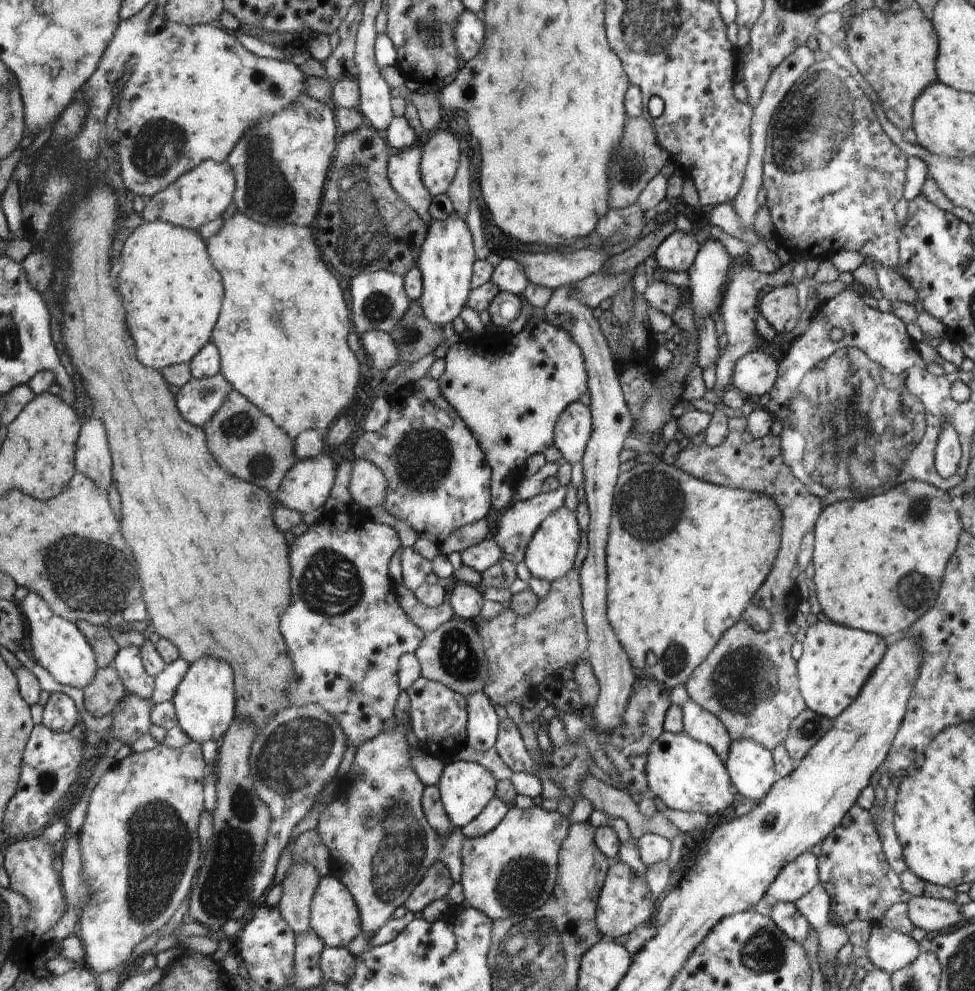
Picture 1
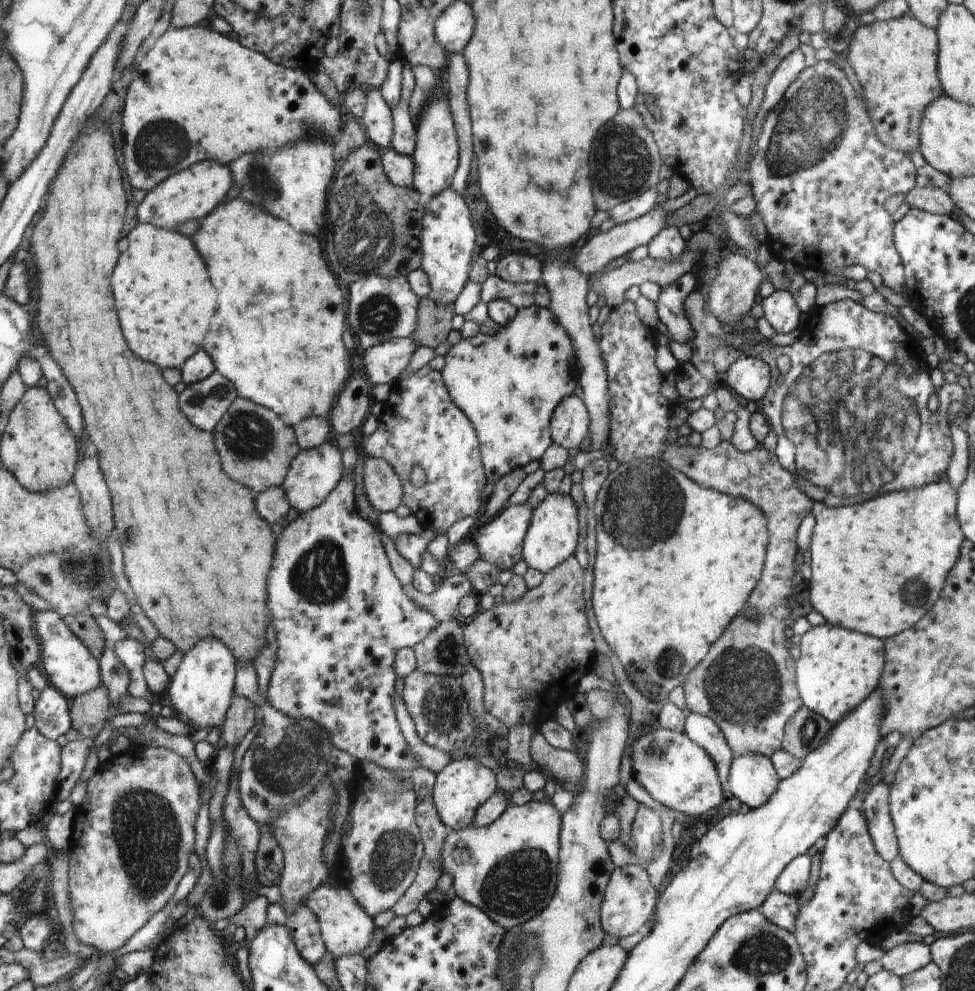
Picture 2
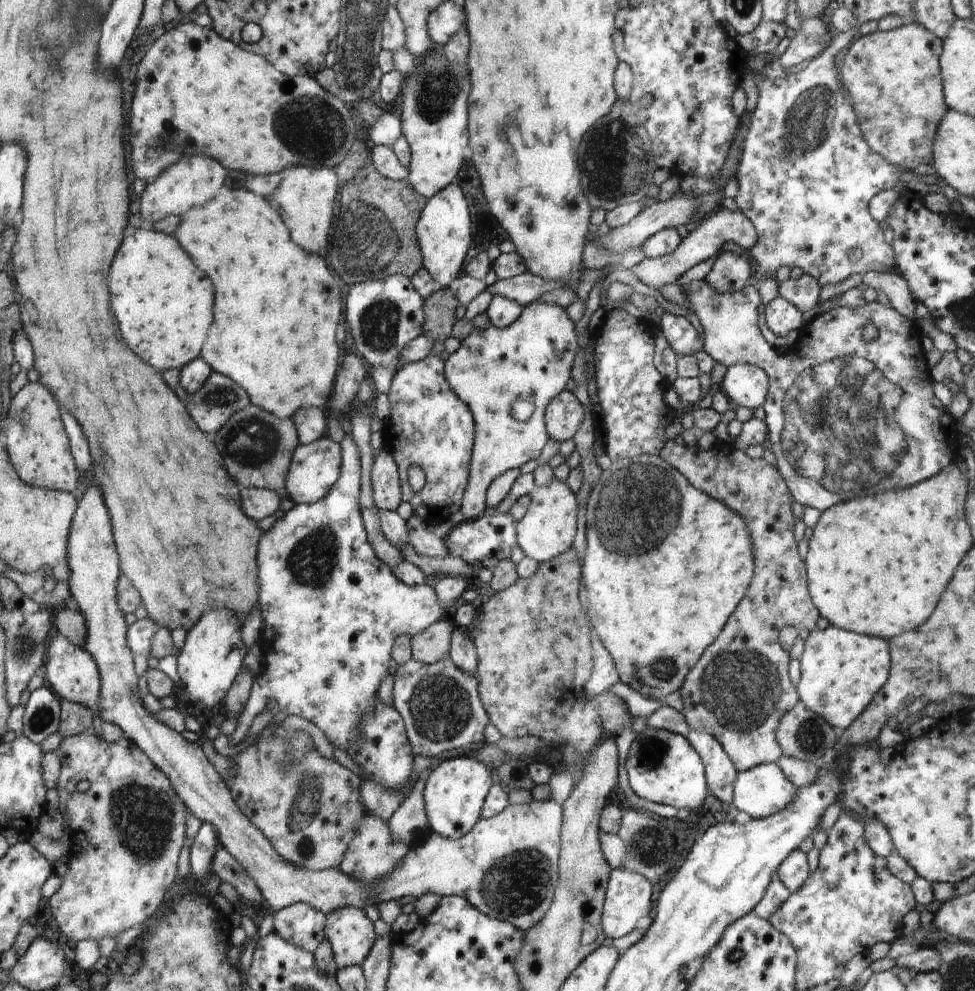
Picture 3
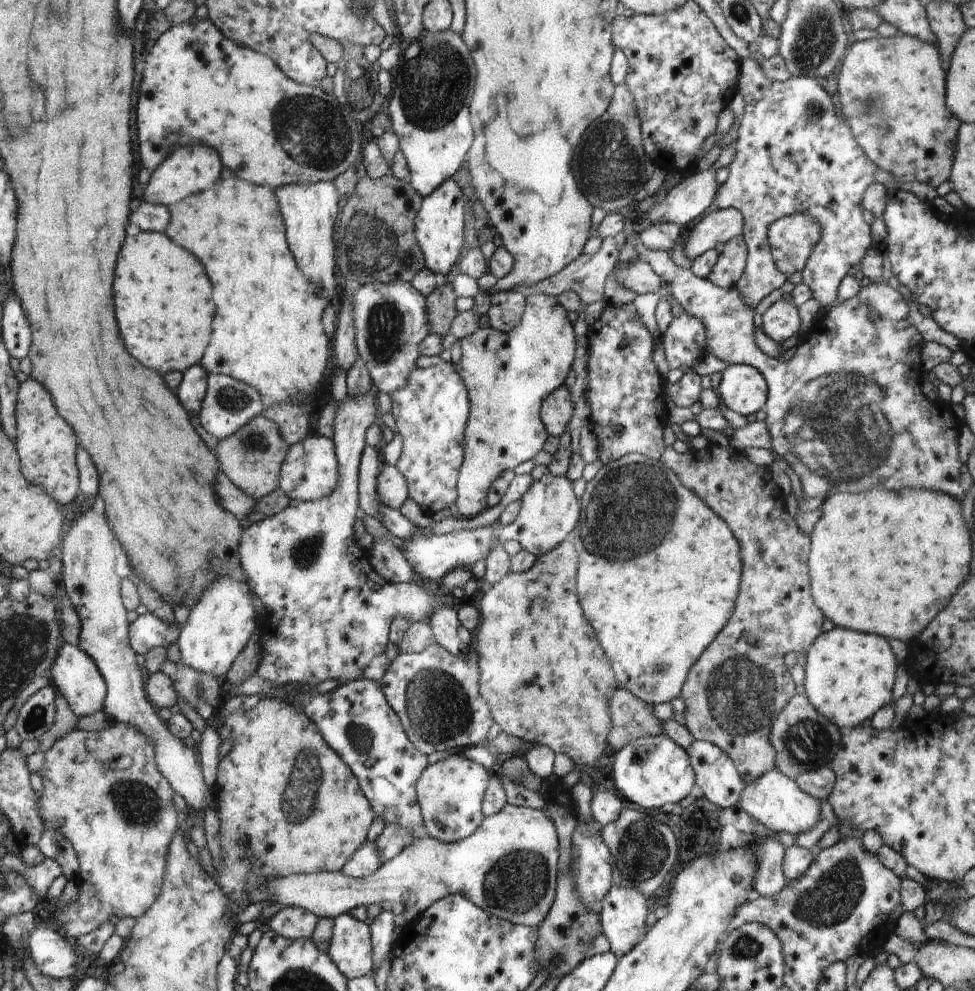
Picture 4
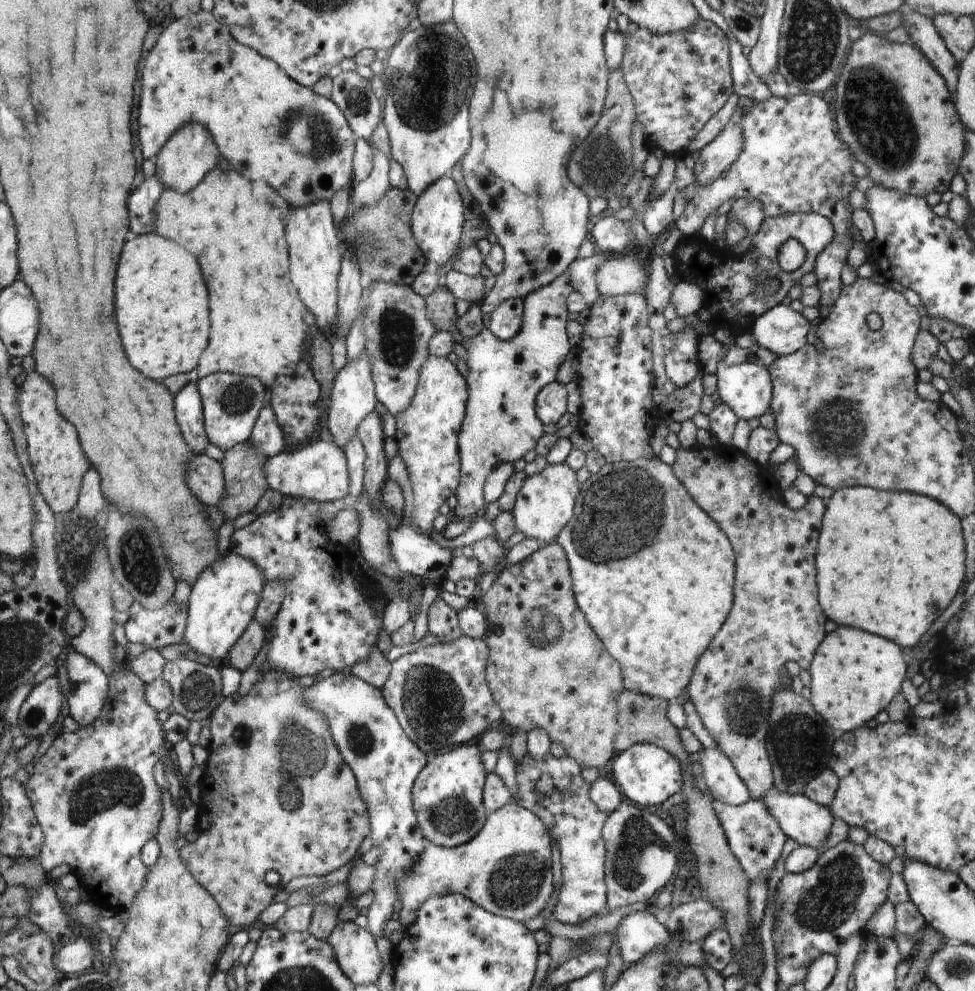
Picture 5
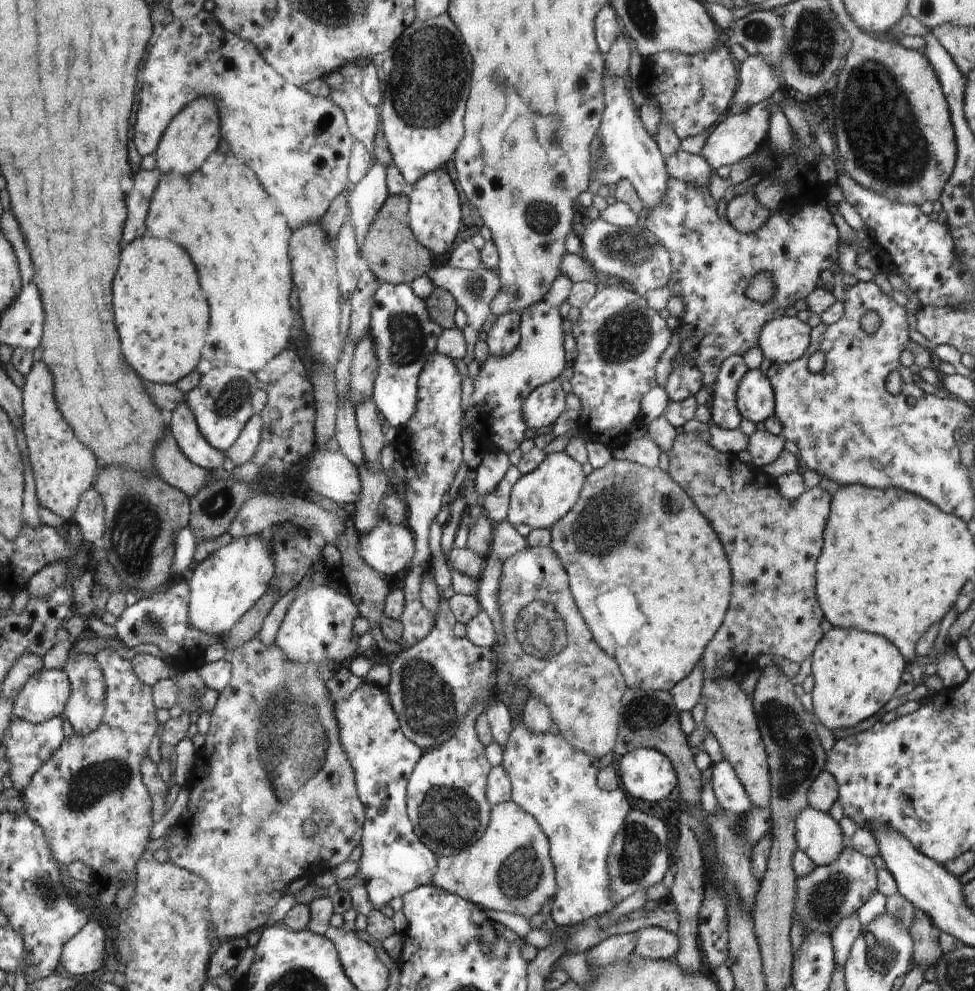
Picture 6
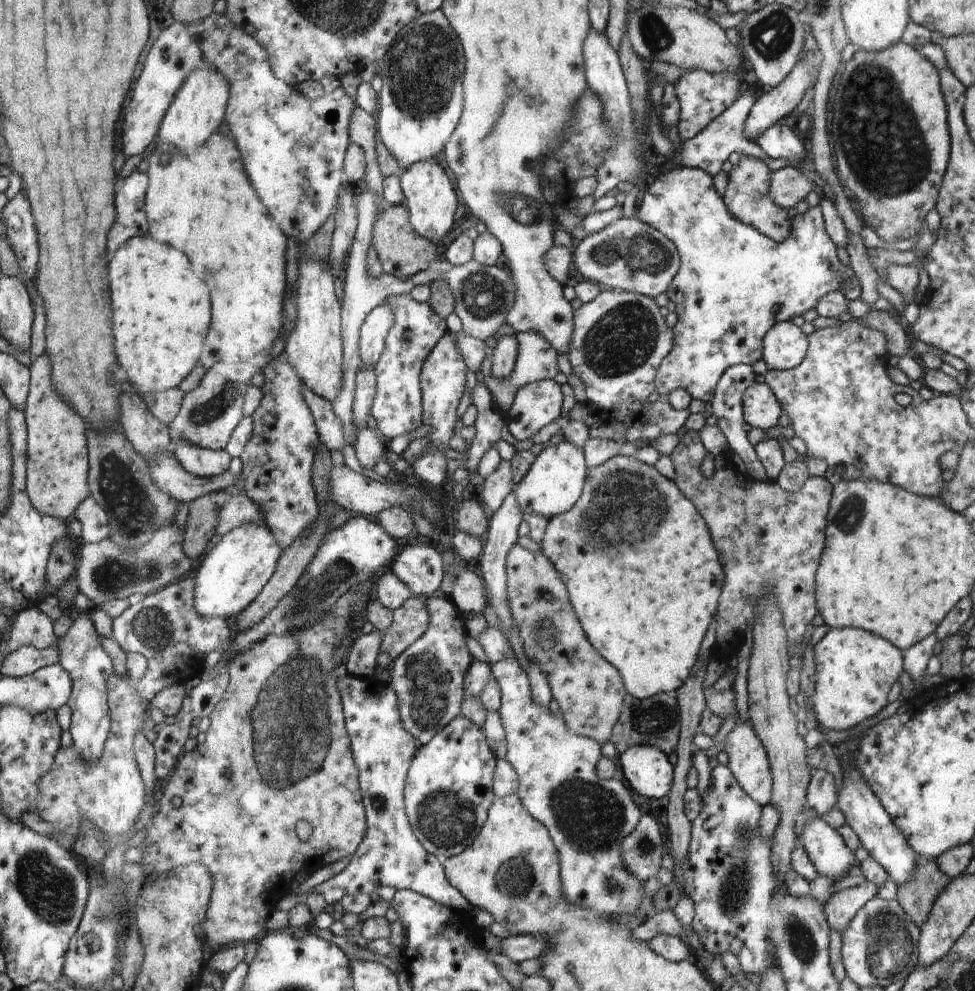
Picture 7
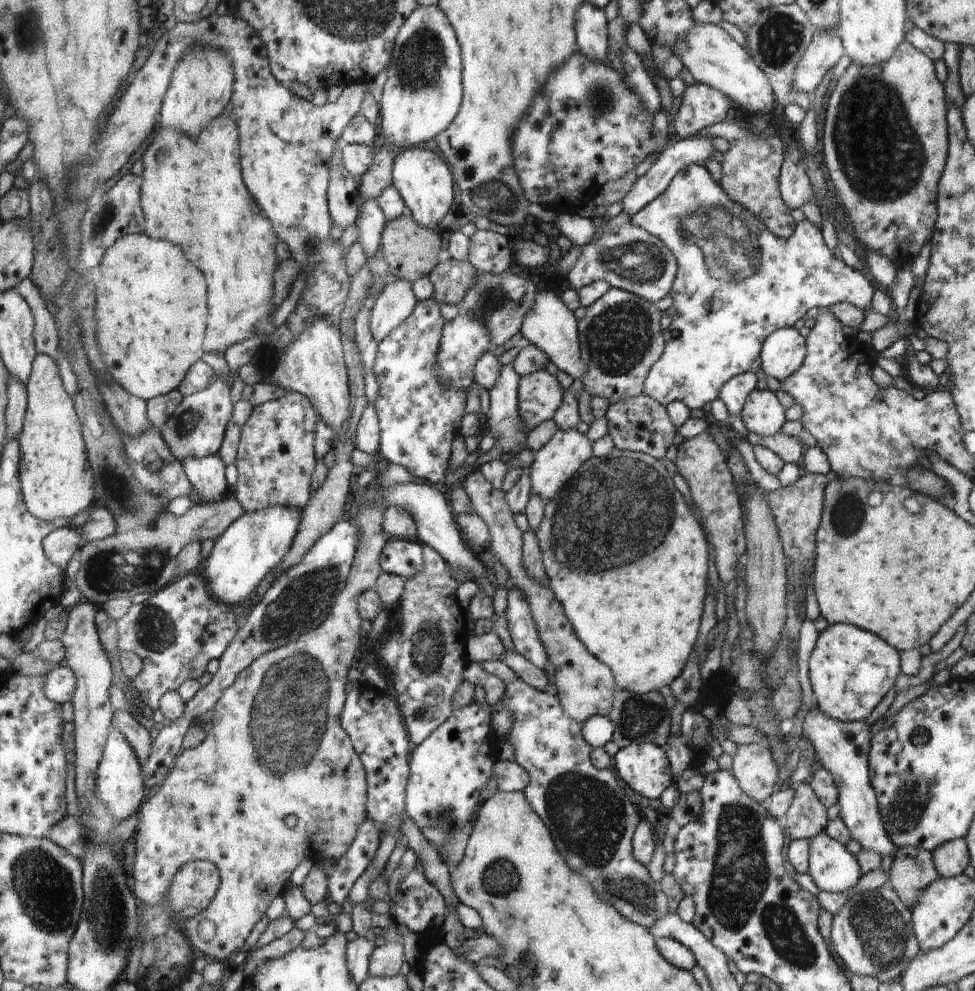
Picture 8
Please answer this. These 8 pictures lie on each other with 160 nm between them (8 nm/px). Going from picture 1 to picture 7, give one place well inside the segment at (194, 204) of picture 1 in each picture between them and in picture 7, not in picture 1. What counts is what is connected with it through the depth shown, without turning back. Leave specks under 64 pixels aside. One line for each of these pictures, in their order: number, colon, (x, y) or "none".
2: (195, 192)
3: (194, 181)
4: (189, 170)
5: (189, 155)
6: (191, 137)
7: (198, 108)

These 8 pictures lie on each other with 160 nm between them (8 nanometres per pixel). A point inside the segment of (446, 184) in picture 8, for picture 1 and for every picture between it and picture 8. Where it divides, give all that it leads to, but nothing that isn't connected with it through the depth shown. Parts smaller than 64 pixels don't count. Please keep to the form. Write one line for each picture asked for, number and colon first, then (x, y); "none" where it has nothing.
1: (445, 262)
2: (448, 237)
3: (444, 233)
4: (439, 229)
5: (437, 222)
6: (435, 218)
7: (430, 197)

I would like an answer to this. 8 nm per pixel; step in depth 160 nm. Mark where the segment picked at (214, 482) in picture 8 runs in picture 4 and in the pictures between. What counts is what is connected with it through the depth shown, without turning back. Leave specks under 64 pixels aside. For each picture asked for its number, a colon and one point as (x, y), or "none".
4: (193, 387)
5: (189, 406)
6: (181, 423)
7: (194, 459)

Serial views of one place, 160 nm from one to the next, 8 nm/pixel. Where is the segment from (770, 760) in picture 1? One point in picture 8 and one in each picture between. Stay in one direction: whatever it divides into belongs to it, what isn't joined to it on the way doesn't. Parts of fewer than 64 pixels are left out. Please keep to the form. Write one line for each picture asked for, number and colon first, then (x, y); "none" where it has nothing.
2: (752, 779)
3: (762, 791)
4: (774, 800)
5: (803, 820)
6: (818, 836)
7: (832, 858)
8: (833, 869)

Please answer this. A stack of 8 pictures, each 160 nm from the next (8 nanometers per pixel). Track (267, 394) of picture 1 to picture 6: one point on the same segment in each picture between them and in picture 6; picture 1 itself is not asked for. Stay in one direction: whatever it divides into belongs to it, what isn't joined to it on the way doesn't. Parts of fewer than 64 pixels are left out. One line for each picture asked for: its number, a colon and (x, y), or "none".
2: (294, 363)
3: (276, 312)
4: (268, 332)
5: (236, 226)
6: (221, 214)

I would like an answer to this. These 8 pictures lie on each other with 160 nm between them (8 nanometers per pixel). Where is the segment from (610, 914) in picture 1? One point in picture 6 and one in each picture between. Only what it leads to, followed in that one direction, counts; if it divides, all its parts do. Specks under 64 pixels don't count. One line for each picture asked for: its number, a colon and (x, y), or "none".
2: (630, 899)
3: (628, 893)
4: (623, 917)
5: (639, 934)
6: (652, 943)

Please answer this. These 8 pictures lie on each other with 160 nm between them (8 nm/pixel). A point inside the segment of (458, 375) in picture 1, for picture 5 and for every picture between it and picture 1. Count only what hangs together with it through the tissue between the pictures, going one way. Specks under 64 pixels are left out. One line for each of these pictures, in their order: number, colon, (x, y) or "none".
2: (508, 384)
3: (532, 358)
4: (508, 375)
5: (504, 377)

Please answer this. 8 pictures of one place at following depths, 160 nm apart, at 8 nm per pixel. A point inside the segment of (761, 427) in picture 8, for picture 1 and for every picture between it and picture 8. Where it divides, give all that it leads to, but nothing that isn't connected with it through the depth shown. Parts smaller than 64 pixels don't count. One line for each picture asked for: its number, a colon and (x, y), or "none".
1: (754, 374)
2: (749, 378)
3: (747, 385)
4: (743, 388)
5: (747, 388)
6: (755, 396)
7: (761, 409)

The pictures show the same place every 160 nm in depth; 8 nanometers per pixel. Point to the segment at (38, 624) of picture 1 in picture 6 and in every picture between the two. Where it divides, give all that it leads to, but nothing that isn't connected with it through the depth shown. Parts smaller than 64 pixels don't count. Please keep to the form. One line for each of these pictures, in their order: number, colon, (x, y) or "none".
2: (69, 665)
3: (72, 673)
4: (76, 676)
5: (90, 686)
6: (86, 705)

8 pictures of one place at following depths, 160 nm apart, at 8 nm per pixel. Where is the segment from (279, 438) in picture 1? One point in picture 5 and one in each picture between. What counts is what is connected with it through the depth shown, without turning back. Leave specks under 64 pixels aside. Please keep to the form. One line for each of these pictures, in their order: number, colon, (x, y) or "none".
2: (258, 448)
3: (258, 446)
4: (254, 456)
5: (245, 481)

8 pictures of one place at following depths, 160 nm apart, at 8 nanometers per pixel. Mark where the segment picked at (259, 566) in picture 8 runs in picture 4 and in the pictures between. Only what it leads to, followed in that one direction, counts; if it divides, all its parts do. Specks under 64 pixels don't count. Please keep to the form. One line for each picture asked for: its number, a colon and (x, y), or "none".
4: (218, 627)
5: (222, 603)
6: (223, 587)
7: (230, 577)

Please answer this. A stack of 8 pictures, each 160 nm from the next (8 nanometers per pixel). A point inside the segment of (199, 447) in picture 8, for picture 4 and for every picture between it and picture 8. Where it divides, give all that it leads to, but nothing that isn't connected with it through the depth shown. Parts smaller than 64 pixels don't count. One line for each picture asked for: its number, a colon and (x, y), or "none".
4: (230, 404)
5: (231, 402)
6: (220, 401)
7: (208, 414)

